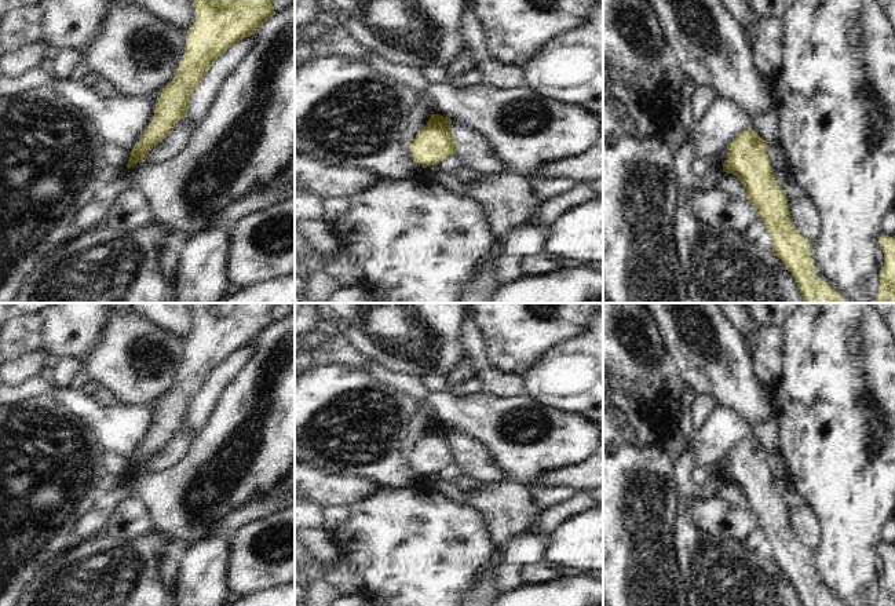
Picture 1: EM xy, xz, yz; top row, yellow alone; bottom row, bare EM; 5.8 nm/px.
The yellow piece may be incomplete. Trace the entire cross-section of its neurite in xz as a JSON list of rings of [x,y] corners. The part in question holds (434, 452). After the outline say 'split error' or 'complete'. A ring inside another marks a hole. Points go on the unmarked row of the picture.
[[[432,423],[427,434],[409,453],[412,466],[423,477],[438,474],[449,464],[456,463],[457,452],[450,439],[452,428],[439,423]]] | complete

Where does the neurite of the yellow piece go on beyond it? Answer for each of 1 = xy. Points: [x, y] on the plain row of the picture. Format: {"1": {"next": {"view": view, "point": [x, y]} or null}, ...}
{"1": {"next": null}}

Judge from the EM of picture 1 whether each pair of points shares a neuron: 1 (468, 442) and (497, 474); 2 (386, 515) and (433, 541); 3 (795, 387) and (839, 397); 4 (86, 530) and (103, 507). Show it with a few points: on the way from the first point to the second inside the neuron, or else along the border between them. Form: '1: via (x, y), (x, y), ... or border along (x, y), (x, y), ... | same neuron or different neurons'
1: via (474, 451), (489, 466) | same neuron
2: via (397, 526), (412, 541), (422, 541) | same neuron
3: via (806, 389), (828, 389) | same neuron
4: via (91, 525), (102, 513) | same neuron

